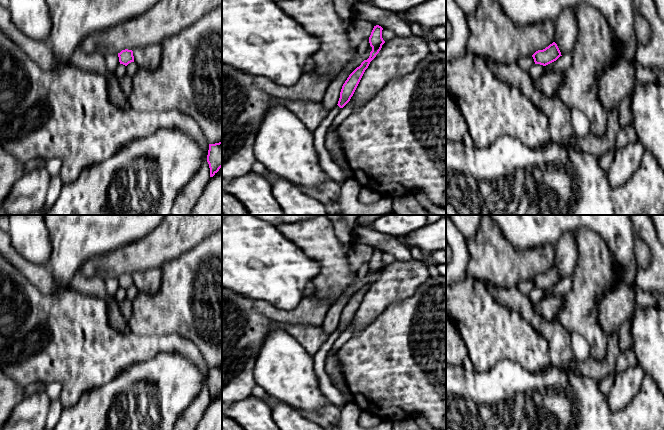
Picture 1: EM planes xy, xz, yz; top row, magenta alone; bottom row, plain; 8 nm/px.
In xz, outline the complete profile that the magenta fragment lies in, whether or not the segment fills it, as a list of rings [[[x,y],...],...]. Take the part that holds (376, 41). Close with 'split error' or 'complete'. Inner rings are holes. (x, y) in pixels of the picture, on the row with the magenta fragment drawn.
[[[376,25],[371,32],[369,43],[372,51],[369,58],[363,60],[361,56],[356,55],[330,82],[321,101],[321,105],[326,111],[332,110],[337,105],[343,108],[350,101],[365,70],[385,43],[382,38],[382,30],[383,28],[381,26]]]; split error

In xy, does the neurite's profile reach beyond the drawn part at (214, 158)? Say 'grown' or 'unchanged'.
unchanged

